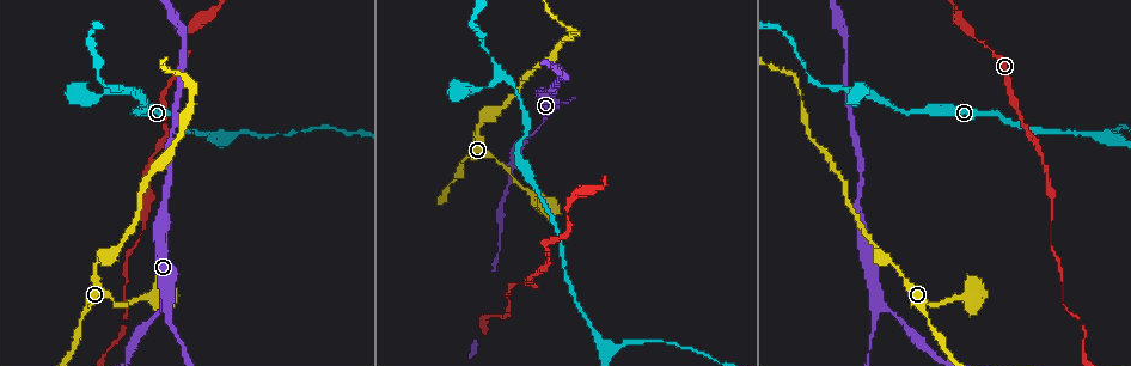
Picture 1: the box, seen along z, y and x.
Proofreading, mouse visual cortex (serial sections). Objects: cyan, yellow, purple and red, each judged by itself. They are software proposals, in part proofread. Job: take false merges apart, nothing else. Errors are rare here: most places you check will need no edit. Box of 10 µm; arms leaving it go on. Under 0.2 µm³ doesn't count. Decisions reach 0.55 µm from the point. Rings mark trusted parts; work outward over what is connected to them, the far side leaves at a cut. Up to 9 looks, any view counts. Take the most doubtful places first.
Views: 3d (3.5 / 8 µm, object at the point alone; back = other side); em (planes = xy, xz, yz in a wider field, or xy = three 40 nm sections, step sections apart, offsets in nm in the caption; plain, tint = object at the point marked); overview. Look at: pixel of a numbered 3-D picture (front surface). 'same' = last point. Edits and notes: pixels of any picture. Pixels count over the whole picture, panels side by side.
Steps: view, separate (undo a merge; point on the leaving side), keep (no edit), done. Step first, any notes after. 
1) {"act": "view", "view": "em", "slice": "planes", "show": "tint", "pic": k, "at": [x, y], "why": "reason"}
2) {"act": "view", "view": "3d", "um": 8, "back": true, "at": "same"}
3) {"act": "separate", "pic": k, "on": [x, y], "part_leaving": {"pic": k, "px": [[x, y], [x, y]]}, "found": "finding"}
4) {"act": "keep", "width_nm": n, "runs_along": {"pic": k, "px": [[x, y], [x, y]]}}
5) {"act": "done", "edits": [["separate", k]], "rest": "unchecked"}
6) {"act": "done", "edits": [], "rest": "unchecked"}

{"act": "view", "view": "3d", "um": 3.5, "back": true, "pic": 1, "at": [1119, 138]}

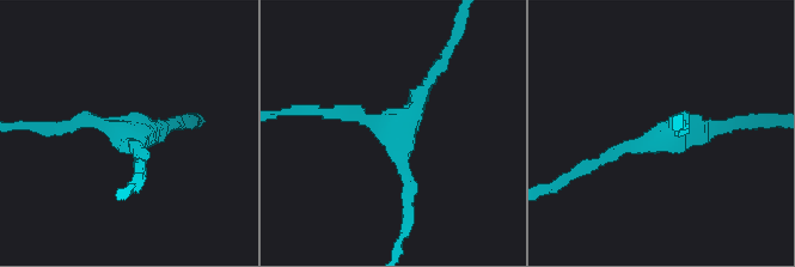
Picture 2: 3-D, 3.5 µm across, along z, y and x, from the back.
{"act": "view", "view": "em", "slice": "xy", "step": 1, "show": "tint", "pic": 2, "at": [664, 134], "why": "shape alone is not enough"}

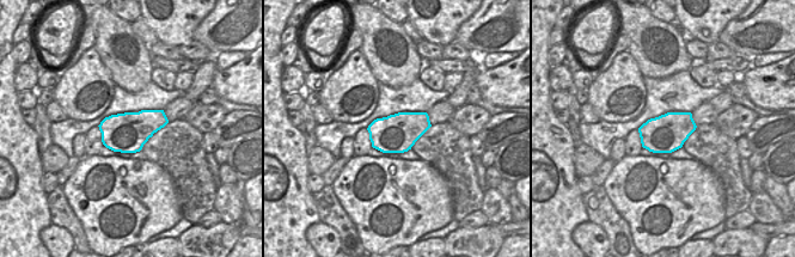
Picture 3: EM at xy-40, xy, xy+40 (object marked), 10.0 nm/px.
{"act": "view", "view": "em", "slice": "xy", "step": 3, "show": "tint", "at": "same"}

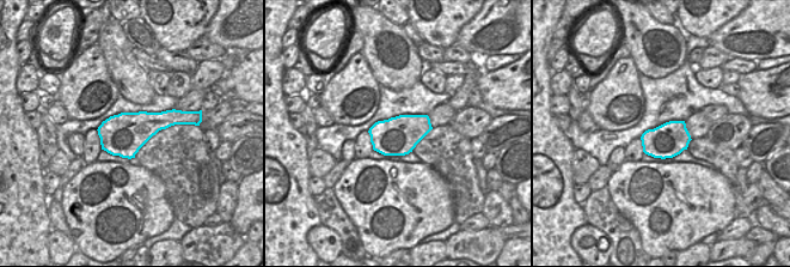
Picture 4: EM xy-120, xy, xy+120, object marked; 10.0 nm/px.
{"act": "keep", "width_nm": 400, "runs_along": {"pic": 2, "px": [[439, 66], [391, 127], [318, 111]]}, "found": "one cell here"}

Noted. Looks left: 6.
{"act": "view", "view": "3d", "um": 8, "pic": 1, "at": [844, 91], "why": "sharp bend"}

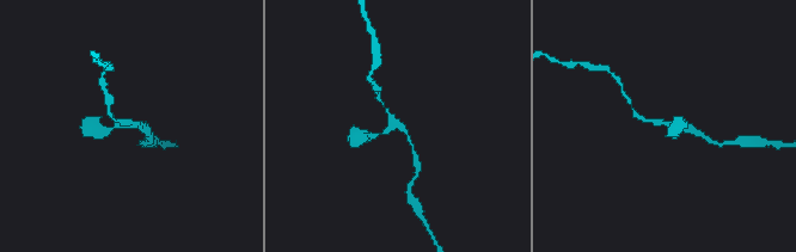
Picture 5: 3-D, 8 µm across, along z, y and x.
{"act": "view", "view": "3d", "um": 3.5, "at": "same", "why": "closer look"}

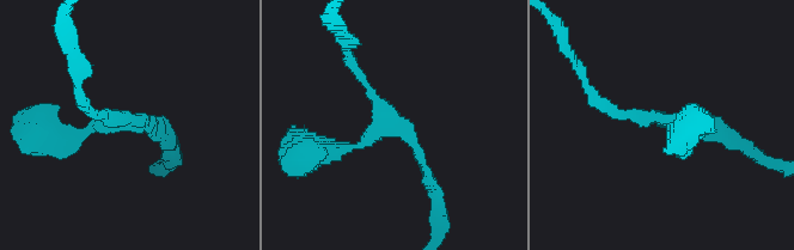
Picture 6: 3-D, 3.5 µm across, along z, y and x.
{"act": "view", "view": "em", "slice": "planes", "show": "tint", "pic": 6, "at": [663, 121], "why": "shape alone is not enough"}

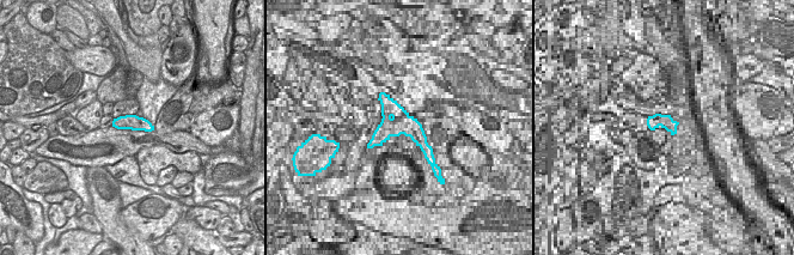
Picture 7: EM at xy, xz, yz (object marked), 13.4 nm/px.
{"act": "keep", "runs_along": {"pic": 6, "px": [[431, 188], [420, 151], [395, 123], [328, 151]]}, "found": "one cell here"}

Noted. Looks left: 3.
{"act": "view", "view": "3d", "um": 8, "pic": 1, "at": [532, 134], "why": "a narrow waist"}

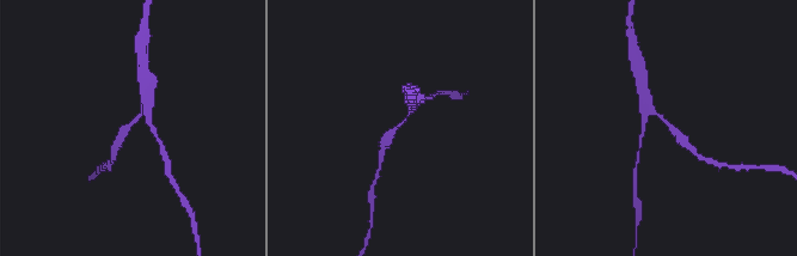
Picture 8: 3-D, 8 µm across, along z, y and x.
{"act": "view", "view": "3d", "um": 3.5, "at": "same"}

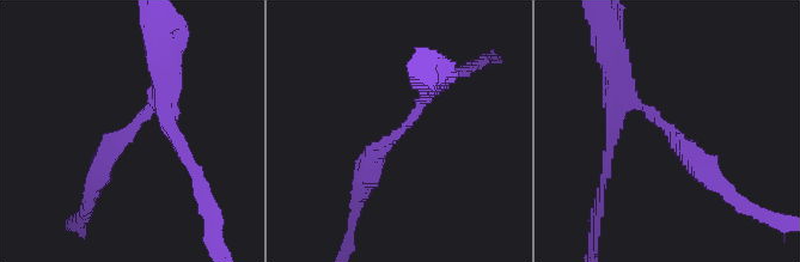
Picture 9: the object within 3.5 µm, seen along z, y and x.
{"act": "view", "view": "em", "slice": "xy", "step": 2, "show": "tint", "pic": 9, "at": [136, 124], "arm_widths_nm": [250, 300], "why": "need the tissue"}

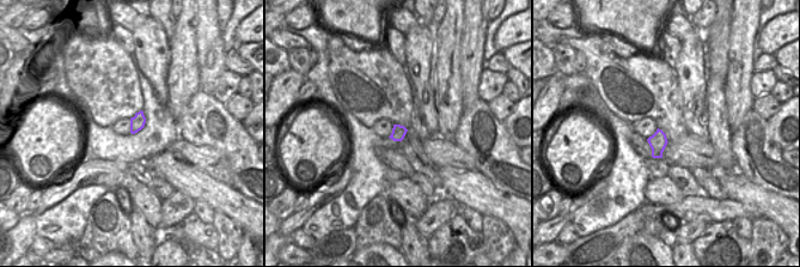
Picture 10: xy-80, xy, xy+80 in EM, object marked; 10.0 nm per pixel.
{"act": "keep", "runs_along": {"pic": 9, "px": [[616, 69], [618, 84], [710, 176]]}, "found": "continuous, no second cell"}

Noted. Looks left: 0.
{"act": "done", "edits": [], "rest": "unchecked"}

